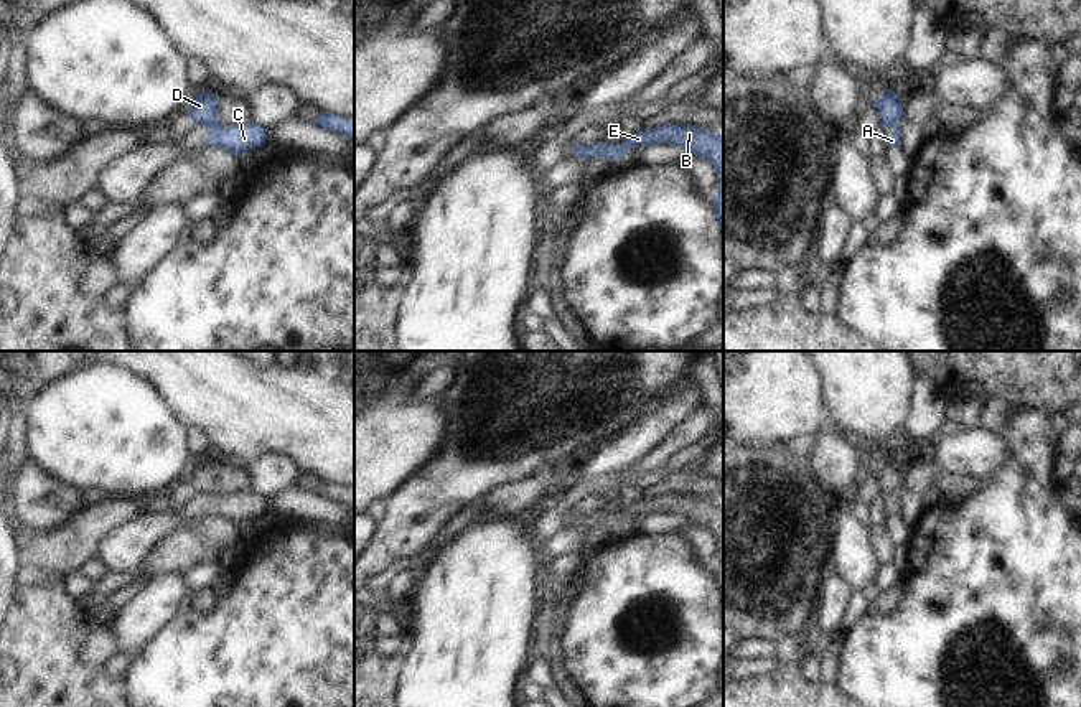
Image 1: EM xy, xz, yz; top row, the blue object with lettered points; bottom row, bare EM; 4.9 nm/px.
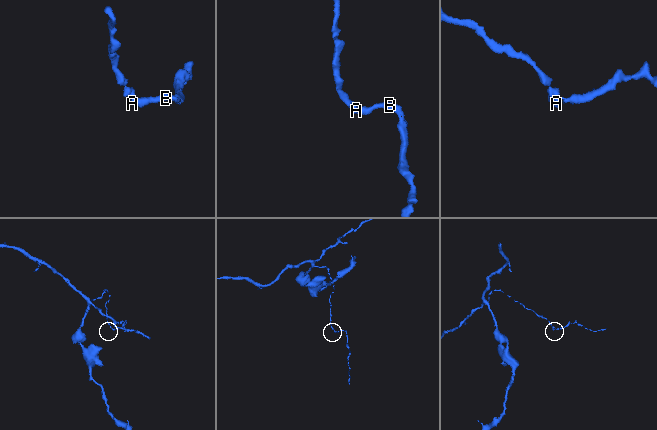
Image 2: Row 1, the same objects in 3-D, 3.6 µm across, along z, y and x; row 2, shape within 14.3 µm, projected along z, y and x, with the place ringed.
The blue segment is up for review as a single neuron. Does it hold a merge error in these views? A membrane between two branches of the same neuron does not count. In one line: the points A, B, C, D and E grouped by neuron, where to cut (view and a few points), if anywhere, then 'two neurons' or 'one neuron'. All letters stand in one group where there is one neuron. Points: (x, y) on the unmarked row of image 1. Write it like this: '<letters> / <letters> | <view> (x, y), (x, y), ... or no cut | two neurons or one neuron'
A B C E / D | yz (897, 490), (885, 496) | two neurons

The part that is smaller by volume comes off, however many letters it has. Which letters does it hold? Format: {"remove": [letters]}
{"remove": ["A", "B", "C", "E"]}

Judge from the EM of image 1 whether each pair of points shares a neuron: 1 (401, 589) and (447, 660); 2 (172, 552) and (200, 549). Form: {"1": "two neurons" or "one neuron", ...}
{"1": "two neurons", "2": "one neuron"}

